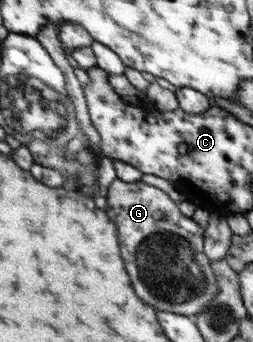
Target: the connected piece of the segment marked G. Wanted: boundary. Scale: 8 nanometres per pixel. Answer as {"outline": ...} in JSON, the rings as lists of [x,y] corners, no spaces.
{"outline":[[[120,179],[109,184],[107,214],[117,226],[125,269],[135,293],[141,293],[149,305],[159,311],[199,316],[219,293],[209,258],[203,253],[203,227],[181,215],[165,190],[143,180],[125,183]]]}

